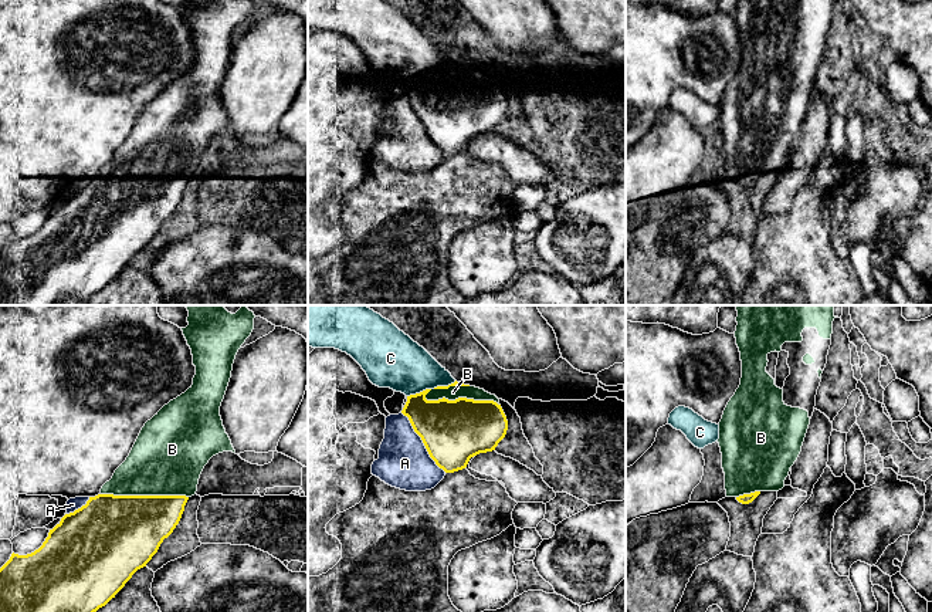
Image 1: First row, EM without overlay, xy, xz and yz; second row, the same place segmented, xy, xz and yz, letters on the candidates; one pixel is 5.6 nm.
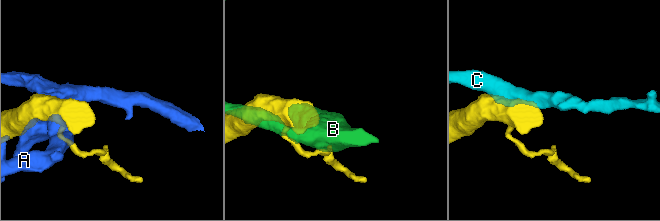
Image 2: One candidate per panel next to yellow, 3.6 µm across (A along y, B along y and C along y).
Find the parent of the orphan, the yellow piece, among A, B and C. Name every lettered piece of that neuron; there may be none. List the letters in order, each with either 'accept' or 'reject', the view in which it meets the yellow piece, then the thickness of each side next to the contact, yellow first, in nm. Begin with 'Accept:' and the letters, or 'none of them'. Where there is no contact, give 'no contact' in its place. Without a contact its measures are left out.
Accept: B
A: reject; contact in xz; calibres 360 and 300 nm
B: accept; contact in xy; calibres 440 and 400 nm
C: reject; contact in xz; calibres 300 and 320 nm

